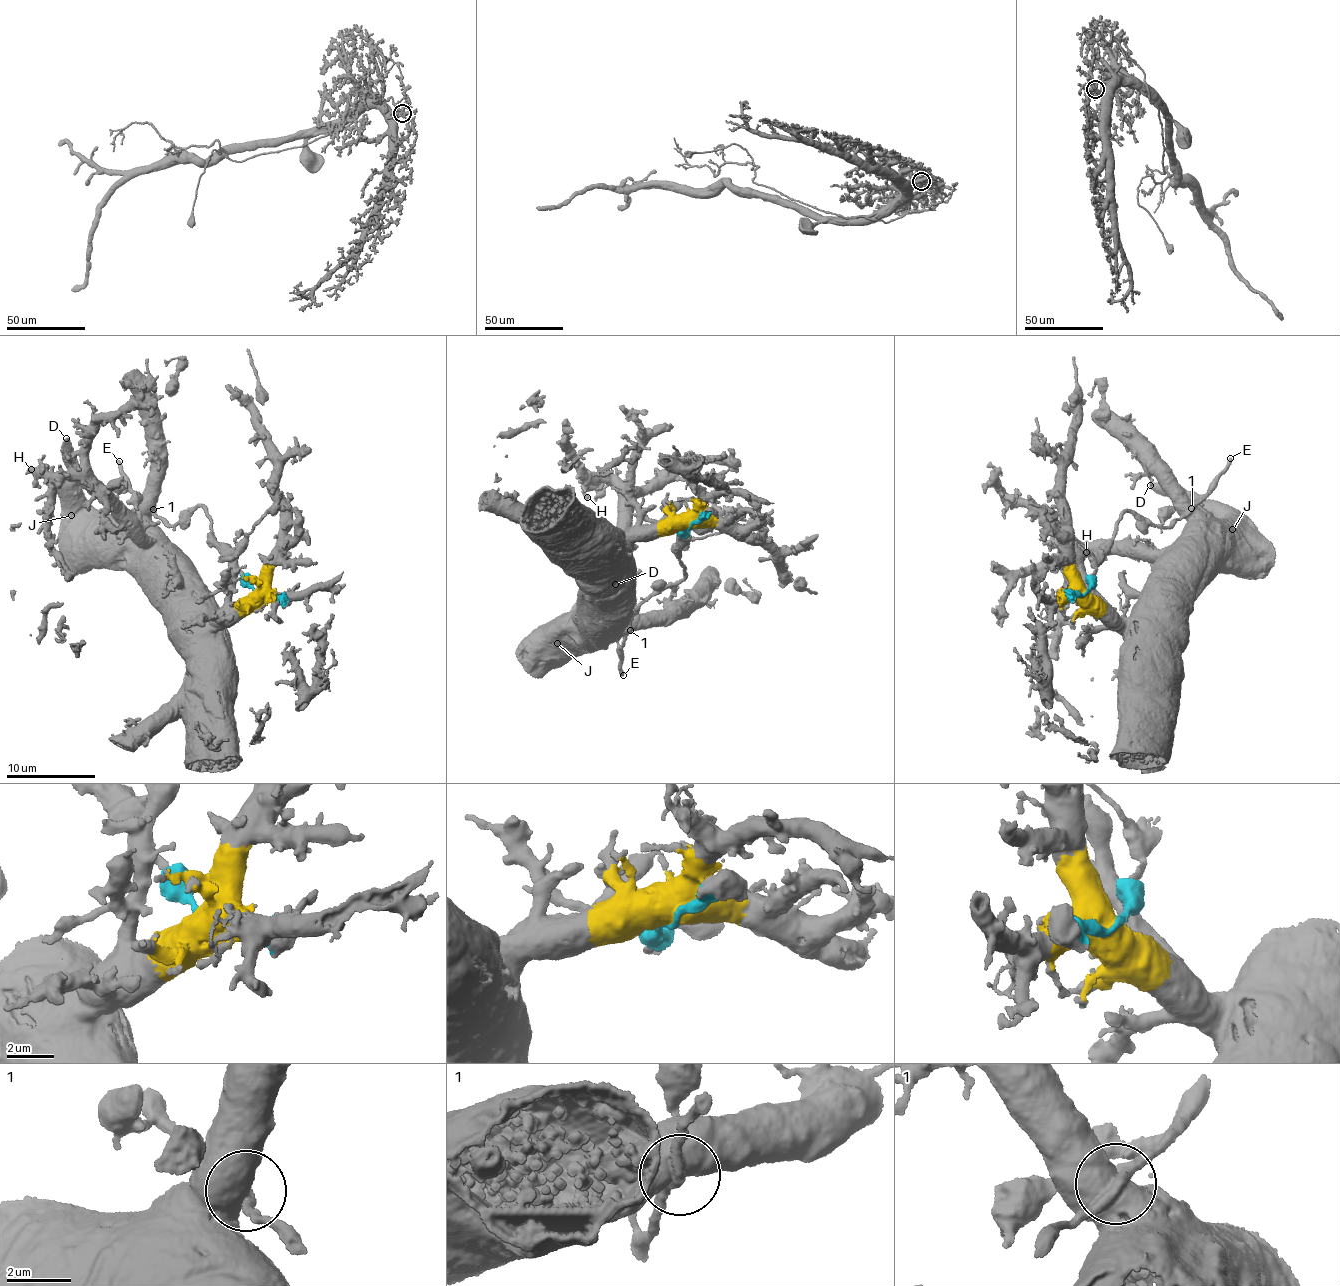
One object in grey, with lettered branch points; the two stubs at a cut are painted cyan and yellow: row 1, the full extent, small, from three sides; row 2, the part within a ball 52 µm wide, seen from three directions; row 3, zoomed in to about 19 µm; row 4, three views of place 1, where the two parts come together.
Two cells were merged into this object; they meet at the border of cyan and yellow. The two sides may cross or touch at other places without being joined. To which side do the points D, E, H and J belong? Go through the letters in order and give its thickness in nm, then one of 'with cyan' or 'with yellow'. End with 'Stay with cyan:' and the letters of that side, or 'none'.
D: 360 nm | with yellow
E: 320 nm | with cyan
H: 240 nm | with yellow
J: 240 nm | with yellow
Stay with cyan: E

